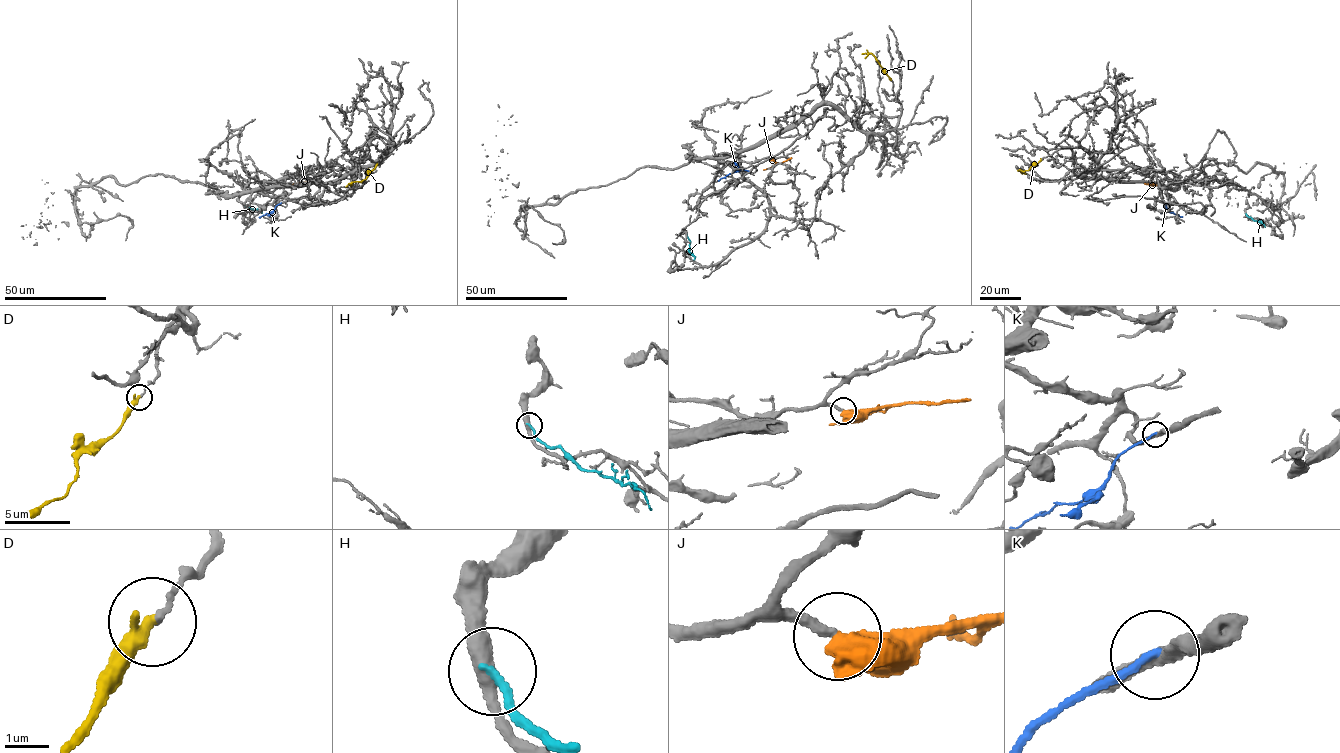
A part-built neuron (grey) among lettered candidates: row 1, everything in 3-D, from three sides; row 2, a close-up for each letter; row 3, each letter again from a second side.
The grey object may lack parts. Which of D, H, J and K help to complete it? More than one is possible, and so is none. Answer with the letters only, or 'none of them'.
J

